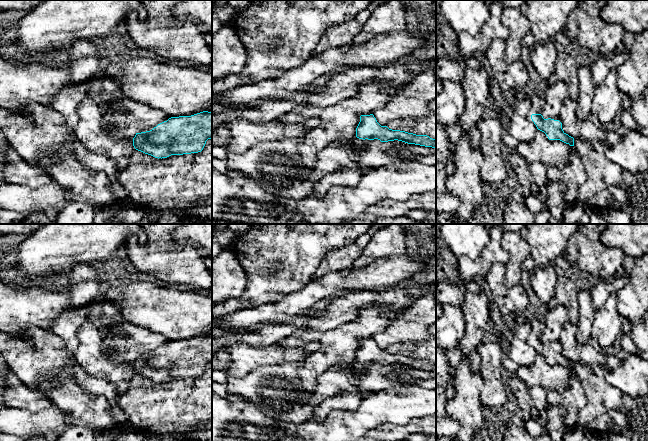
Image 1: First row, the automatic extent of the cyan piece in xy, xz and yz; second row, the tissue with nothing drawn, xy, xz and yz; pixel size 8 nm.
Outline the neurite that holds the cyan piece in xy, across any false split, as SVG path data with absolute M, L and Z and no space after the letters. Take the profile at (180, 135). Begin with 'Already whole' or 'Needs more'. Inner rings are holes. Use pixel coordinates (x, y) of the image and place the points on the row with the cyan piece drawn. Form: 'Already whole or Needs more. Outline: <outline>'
Already whole. Outline: M203 111L191 116L171 117L150 131L136 133L133 146L138 151L162 159L201 152L208 139L212 139L212 113Z

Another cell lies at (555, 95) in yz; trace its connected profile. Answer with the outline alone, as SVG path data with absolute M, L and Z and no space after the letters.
M557 81L554 85L547 87L543 92L545 105L540 114L546 117L558 117L563 102L568 98L568 91L562 81Z

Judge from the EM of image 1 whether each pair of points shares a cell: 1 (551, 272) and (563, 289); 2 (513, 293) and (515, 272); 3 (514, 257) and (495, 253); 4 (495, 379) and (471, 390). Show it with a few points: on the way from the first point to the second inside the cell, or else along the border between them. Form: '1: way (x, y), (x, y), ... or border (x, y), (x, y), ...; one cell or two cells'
1: border (558, 270), (555, 295), (548, 301); two cells
2: border (504, 264), (505, 284), (508, 287), (518, 284); two cells
3: border (502, 234), (501, 247), (507, 254), (505, 264); two cells
4: border (479, 371), (482, 377), (480, 402), (483, 405); two cells

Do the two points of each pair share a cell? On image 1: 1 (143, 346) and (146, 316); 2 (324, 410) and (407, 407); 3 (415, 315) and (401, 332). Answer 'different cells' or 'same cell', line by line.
1: different cells
2: different cells
3: same cell

